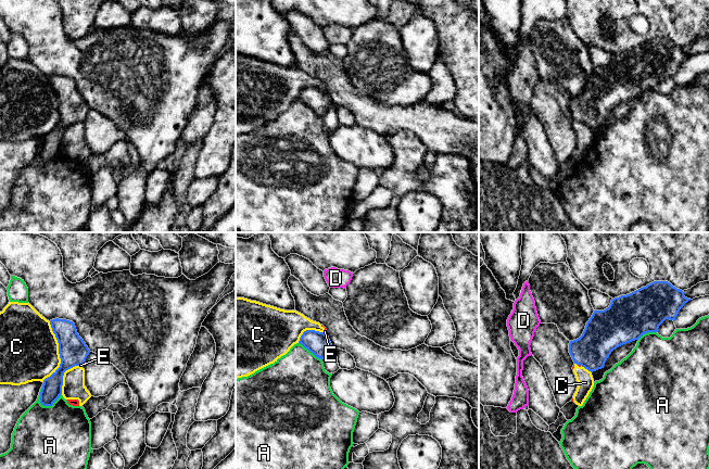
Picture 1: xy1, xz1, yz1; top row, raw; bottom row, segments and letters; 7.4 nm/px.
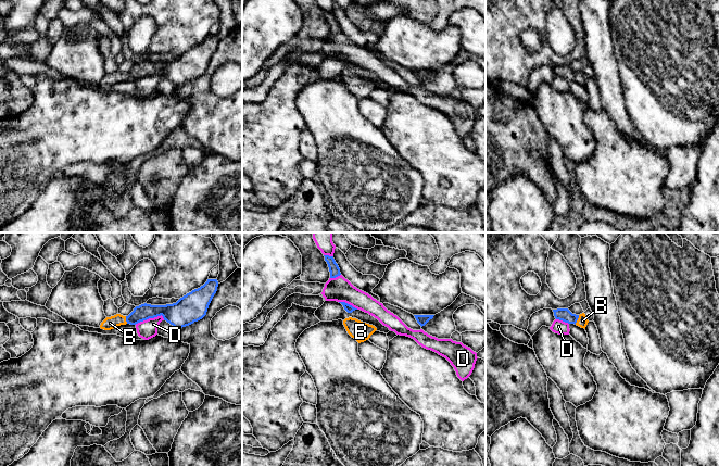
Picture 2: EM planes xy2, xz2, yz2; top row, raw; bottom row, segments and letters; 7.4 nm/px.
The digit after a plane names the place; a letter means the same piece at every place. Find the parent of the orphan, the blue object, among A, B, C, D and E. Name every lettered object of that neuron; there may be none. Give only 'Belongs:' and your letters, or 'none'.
Belongs: B

